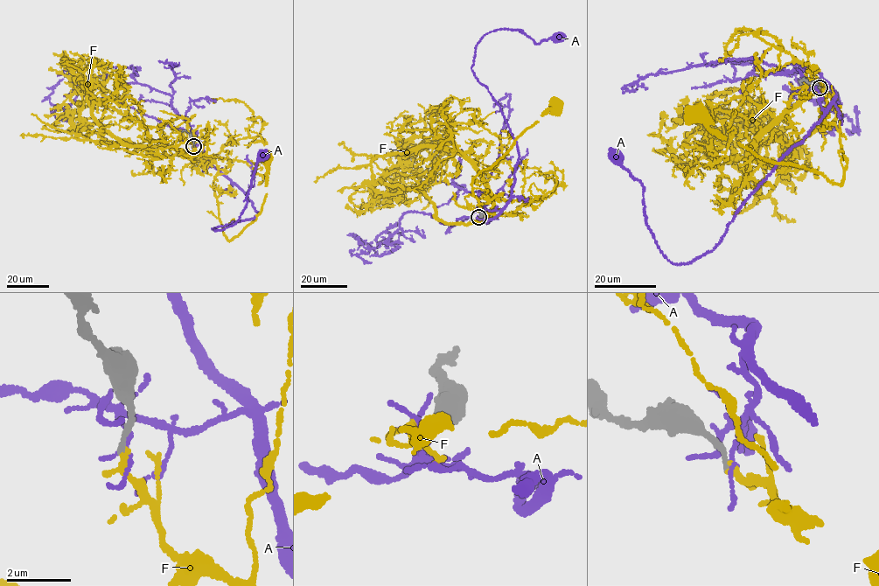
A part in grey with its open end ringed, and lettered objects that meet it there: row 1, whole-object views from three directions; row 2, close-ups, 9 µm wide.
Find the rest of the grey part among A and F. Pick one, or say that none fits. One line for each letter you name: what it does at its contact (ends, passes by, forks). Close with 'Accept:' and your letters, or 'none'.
F: it passes by
Accept: F

